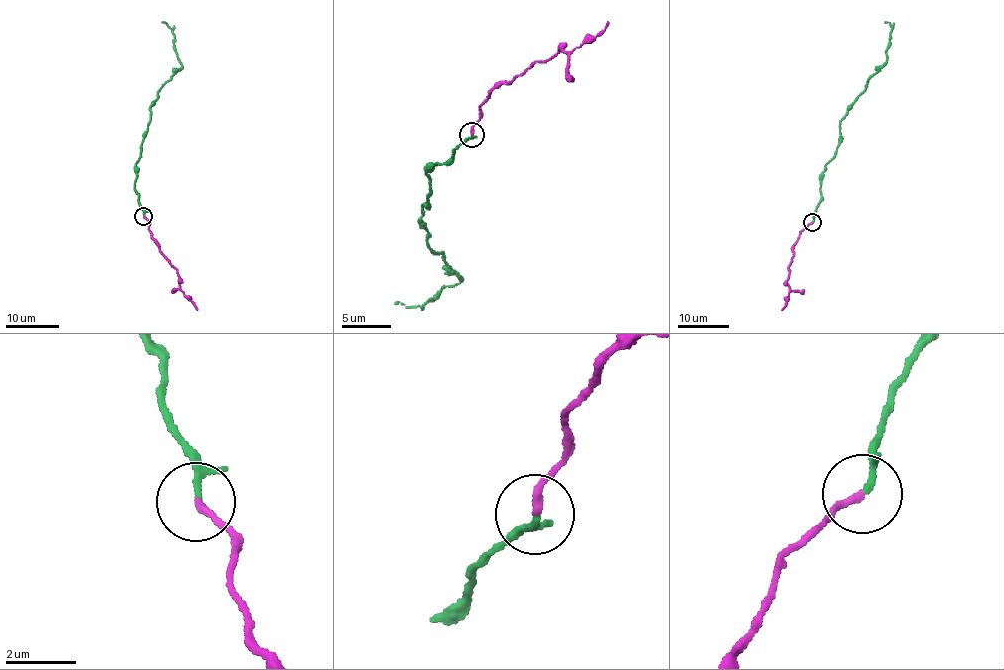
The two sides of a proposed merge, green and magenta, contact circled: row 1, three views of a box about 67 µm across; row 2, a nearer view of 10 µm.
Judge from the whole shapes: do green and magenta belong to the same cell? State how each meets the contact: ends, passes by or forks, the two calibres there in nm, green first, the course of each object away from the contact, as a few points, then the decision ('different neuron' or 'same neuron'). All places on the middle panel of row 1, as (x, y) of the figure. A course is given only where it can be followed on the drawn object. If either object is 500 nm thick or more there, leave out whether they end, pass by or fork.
green passes by; magenta ends; calibres 120 and 200 nm; course green (473, 134), (442, 164), (424, 171), (427, 204), (418, 220), (459, 282), (420, 308), (394, 303); course magenta (470, 134), (481, 115), (478, 109), (488, 94), (562, 48), (570, 51), (609, 21); same neuron

